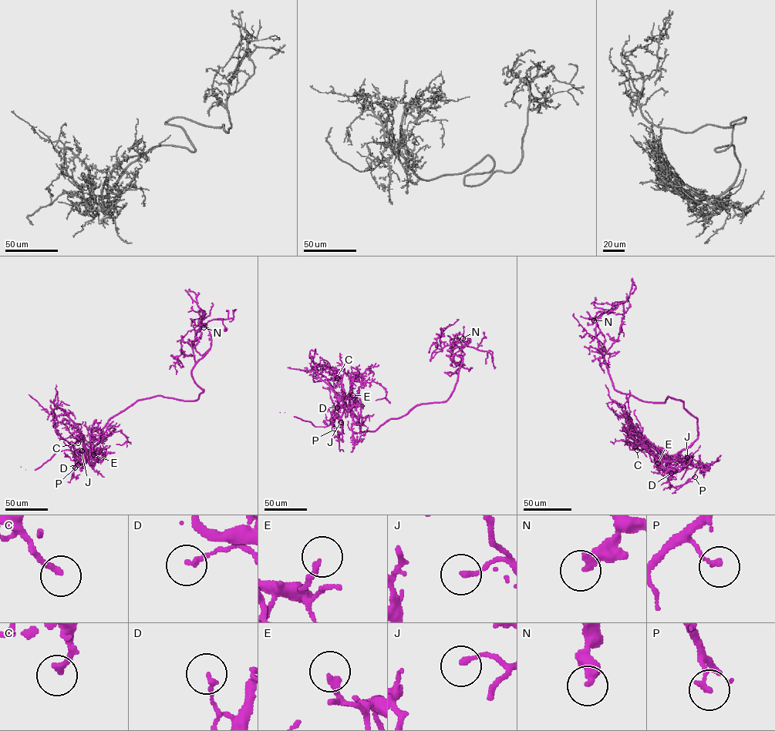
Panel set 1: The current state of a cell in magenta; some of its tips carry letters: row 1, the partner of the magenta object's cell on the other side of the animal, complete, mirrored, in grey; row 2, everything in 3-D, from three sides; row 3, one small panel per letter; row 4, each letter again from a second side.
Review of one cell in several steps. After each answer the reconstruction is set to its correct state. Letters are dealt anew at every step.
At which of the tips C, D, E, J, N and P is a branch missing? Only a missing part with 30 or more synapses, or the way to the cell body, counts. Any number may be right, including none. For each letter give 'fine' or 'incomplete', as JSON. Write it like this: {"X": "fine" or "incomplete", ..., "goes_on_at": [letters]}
{"C": "fine", "D": "fine", "E": "fine", "J": "fine", "N": "fine", "P": "fine", "goes_on_at": []}

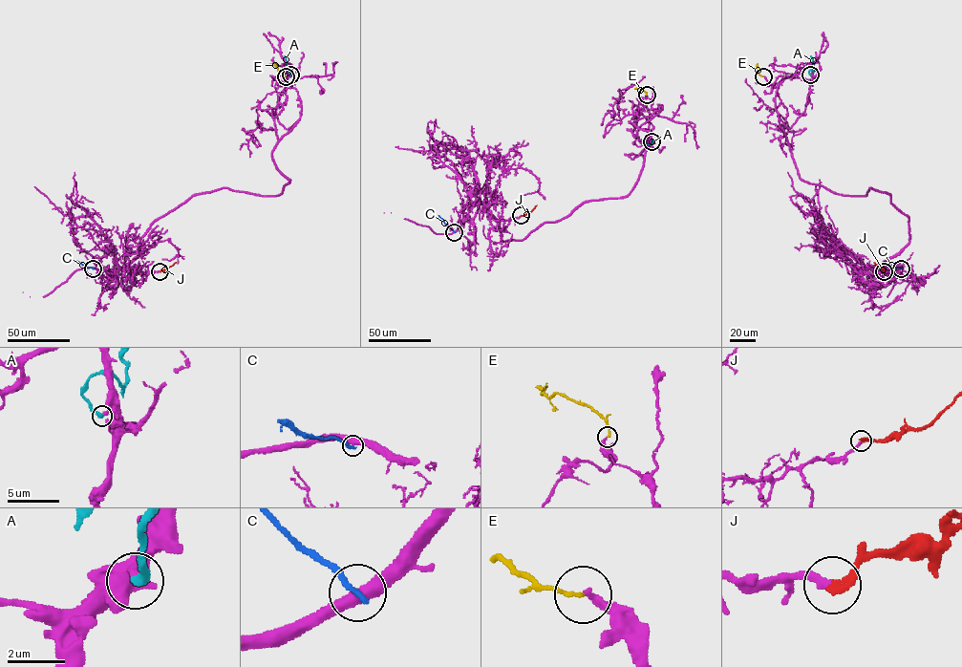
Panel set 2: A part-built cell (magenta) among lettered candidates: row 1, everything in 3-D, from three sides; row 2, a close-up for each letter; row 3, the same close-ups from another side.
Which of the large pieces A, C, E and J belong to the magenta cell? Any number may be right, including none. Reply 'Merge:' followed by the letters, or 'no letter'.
Merge: J

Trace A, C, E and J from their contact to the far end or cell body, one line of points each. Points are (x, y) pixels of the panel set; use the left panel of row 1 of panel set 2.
A: (290, 75), (291, 70), (287, 68), (284, 55)
C: (93, 268), (76, 262)
E: (286, 76), (273, 63)
J: (160, 271), (176, 262)

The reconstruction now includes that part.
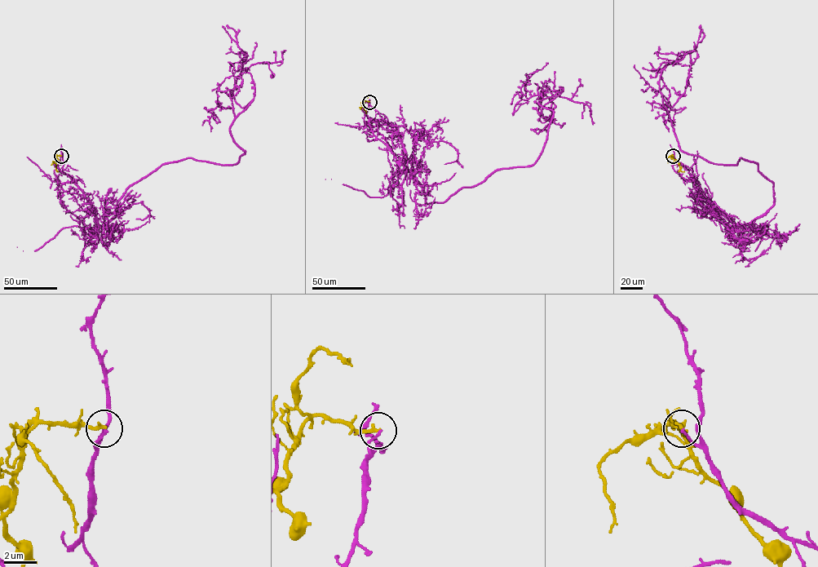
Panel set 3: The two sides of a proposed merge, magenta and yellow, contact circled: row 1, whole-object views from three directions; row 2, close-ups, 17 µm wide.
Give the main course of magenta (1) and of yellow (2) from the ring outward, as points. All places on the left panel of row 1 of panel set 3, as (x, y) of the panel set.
1: (61, 156), (99, 227), (162, 165), (236, 163), (229, 127), (253, 99), (233, 95), (246, 53), (226, 54)
2: (61, 156), (57, 155), (55, 158), (57, 171)

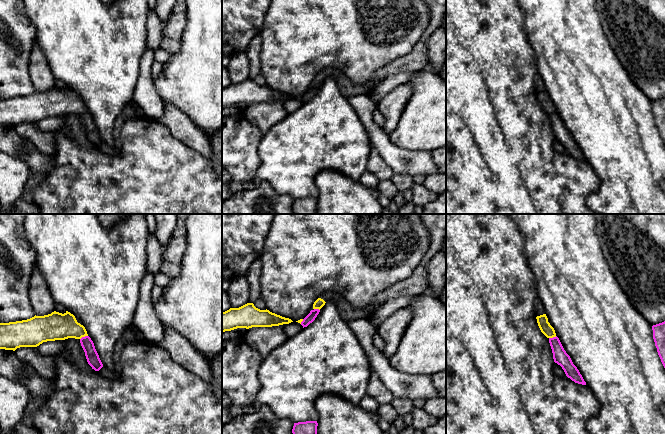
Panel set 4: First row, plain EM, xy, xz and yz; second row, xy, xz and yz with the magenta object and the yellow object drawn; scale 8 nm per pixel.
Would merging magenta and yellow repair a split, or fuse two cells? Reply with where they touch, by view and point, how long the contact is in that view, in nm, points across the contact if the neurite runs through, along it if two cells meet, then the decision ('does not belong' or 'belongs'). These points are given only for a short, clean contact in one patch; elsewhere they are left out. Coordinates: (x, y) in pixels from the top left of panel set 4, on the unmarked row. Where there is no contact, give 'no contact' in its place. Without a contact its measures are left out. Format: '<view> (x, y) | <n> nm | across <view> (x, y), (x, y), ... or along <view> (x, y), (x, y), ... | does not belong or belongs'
xy (83, 113) | 70 nm | along xy (87, 111), (80, 115) | does not belong

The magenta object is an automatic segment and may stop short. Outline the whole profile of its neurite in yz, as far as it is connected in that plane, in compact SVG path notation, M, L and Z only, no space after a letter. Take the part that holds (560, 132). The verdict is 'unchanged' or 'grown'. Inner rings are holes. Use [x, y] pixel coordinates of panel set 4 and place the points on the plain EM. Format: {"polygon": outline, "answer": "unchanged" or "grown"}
{"polygon": "M549 114L549 119L553 129L554 138L562 143L566 152L578 160L586 161L582 151L577 143L573 140L570 132L564 126L559 114Z", "answer": "unchanged"}

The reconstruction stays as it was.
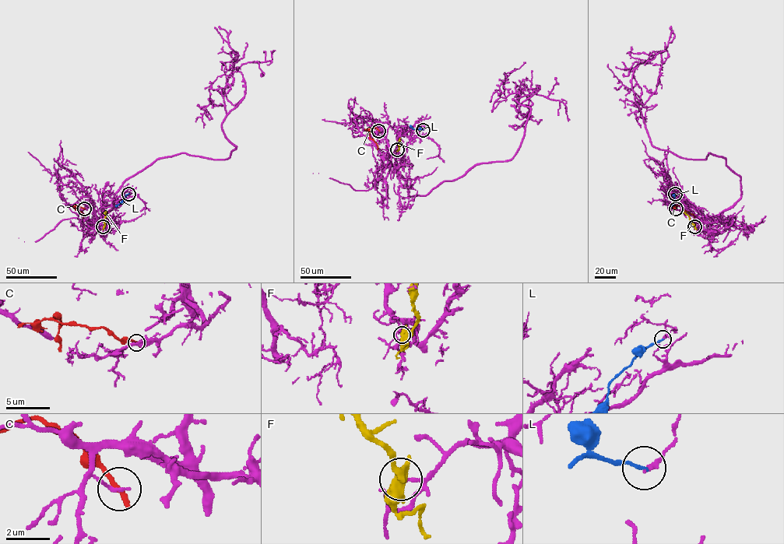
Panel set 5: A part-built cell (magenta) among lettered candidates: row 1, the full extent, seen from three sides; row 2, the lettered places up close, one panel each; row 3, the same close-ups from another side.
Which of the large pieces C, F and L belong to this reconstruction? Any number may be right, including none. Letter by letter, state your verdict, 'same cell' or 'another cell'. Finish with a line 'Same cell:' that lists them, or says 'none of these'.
C: another cell
F: another cell
L: another cell
Same cell: none of these

